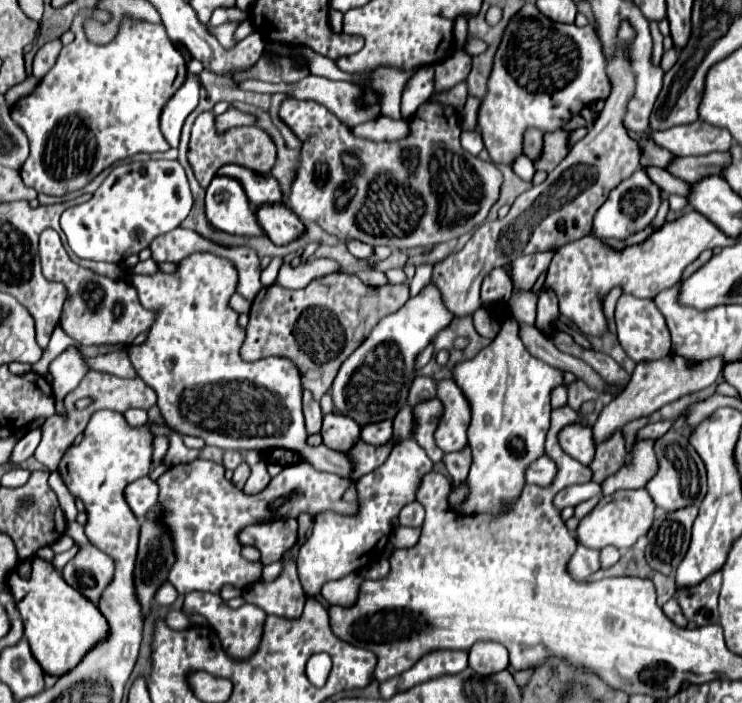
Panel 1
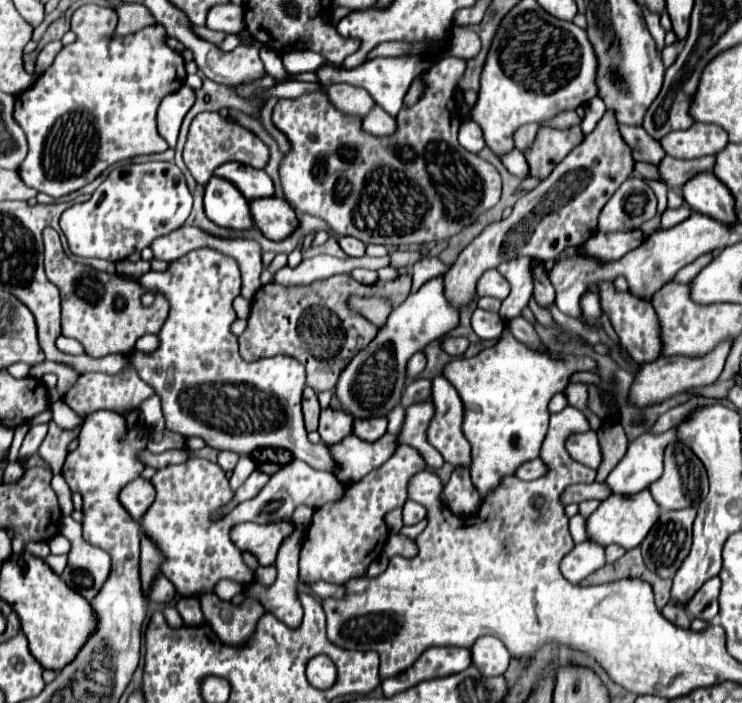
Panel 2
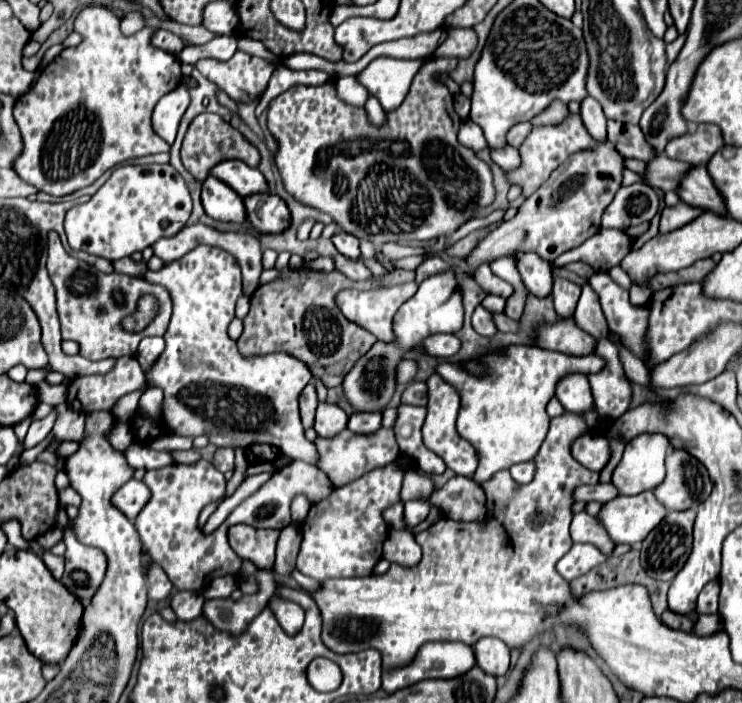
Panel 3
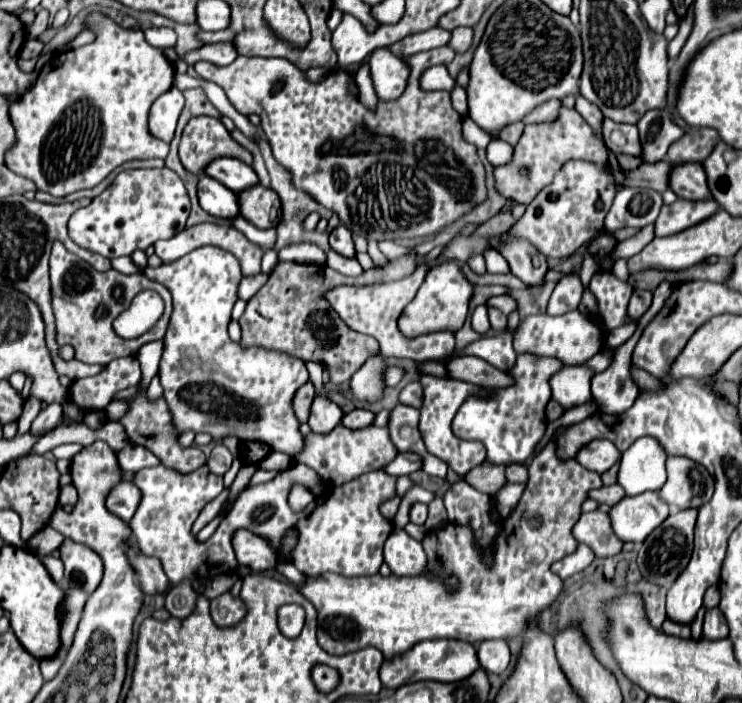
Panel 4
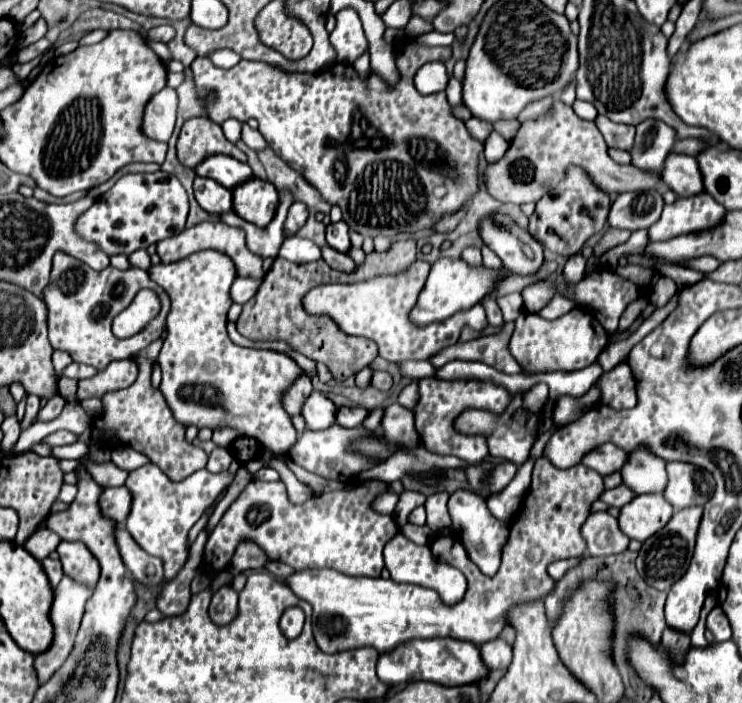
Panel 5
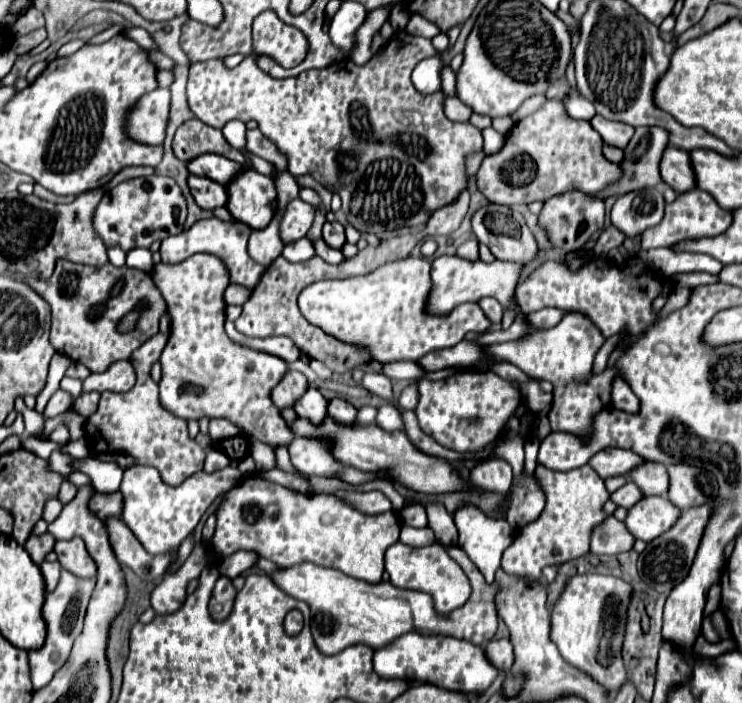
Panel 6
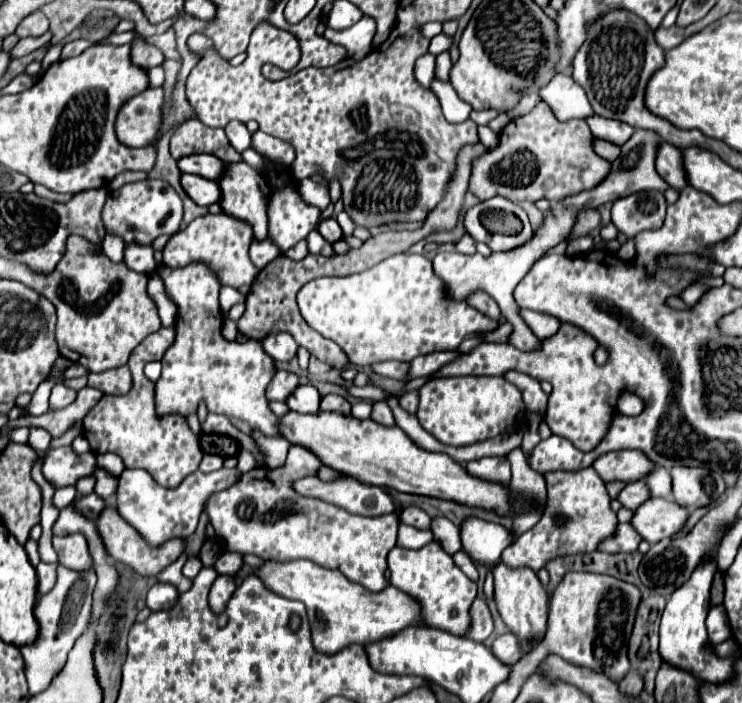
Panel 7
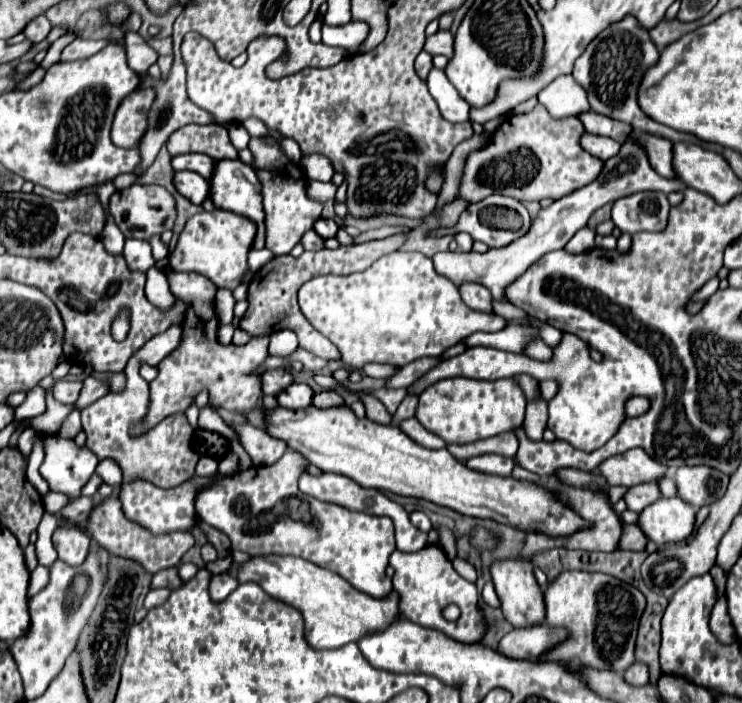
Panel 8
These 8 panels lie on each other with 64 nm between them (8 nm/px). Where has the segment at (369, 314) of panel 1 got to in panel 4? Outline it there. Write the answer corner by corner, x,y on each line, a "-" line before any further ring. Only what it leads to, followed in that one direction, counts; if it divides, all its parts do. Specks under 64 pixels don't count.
412,252
406,258
394,260
386,264
384,268
374,268
370,272
364,272
360,278
348,278
338,272
334,272
328,266
306,266
296,262
280,262
268,282
248,300
246,312
240,318
242,326
242,340
240,344
244,348
256,346
256,348
268,348
278,350
290,356
296,356
300,360
312,360
328,370
328,376
334,384
342,384
350,380
350,376
366,362
366,358
374,352
378,352
376,340
372,336
356,334
352,328
336,316
332,306
326,302
326,292
350,284
350,286
364,286
374,282
392,282
402,280
410,276
416,270
416,254

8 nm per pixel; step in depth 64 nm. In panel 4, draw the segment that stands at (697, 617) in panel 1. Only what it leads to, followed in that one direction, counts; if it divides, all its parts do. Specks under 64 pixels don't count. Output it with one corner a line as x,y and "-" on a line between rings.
710,586
710,588
706,590
706,594
704,594
704,602
702,602
702,606
704,606
706,610
712,610
712,608
718,606
718,600
720,600
720,592
718,592
718,588
716,588
716,586

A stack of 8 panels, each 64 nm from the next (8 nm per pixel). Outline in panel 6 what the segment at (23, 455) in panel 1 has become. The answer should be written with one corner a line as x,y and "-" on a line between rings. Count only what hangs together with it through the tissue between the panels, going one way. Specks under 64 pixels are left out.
58,390
58,392
48,400
48,406
46,406
46,410
44,410
44,418
54,418
54,416
58,416
60,412
68,410
70,406
72,406
70,394
66,394
64,390

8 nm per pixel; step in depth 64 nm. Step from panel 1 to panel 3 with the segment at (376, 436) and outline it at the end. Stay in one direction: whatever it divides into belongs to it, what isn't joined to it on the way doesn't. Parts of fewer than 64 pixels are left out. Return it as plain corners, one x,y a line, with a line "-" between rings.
354,412
348,420
348,430
356,432
356,434
374,434
376,430
380,430
382,424
382,416
372,412

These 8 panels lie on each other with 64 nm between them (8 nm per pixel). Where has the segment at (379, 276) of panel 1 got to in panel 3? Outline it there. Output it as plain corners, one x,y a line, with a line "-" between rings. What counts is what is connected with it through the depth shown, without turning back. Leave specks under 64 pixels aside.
334,256
336,270
346,274
352,280
368,280
372,278
372,272
362,264
362,260
346,260
344,256

